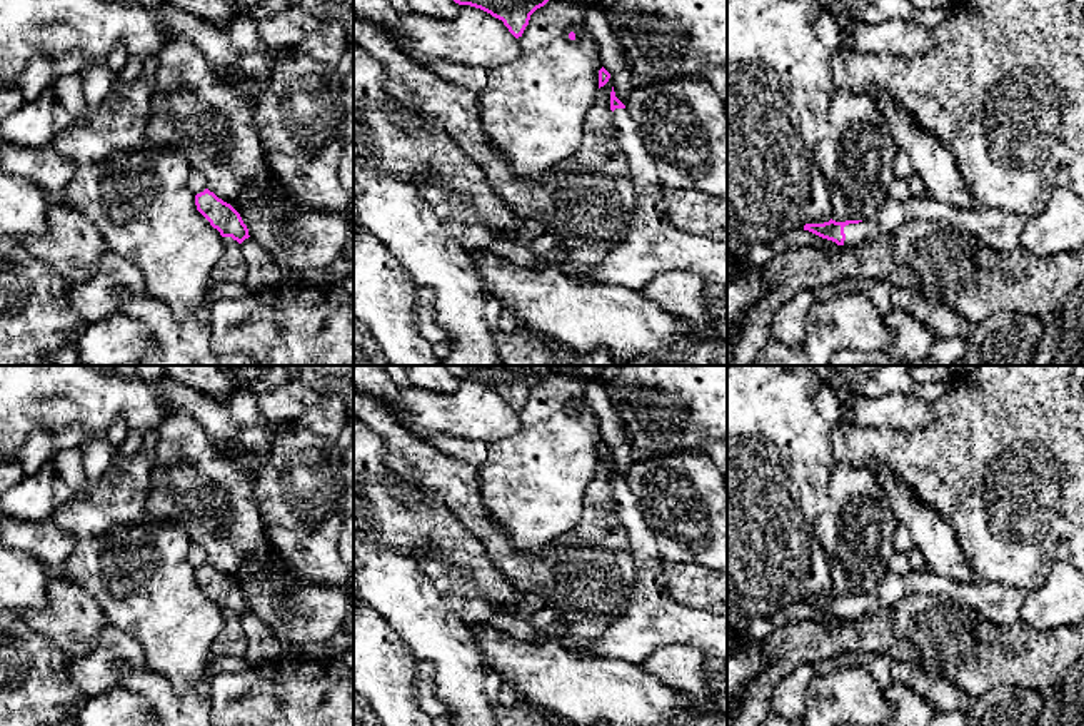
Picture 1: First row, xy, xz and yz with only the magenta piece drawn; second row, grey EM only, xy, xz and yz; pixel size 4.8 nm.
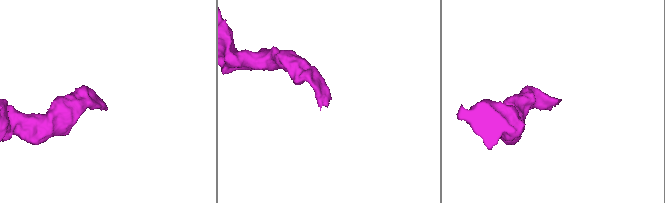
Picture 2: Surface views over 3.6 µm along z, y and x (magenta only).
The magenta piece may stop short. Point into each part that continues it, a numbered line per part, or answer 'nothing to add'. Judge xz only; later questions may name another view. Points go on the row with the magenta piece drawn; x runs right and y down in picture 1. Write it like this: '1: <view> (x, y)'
1: xz (652, 244)

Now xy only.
nothing to add

